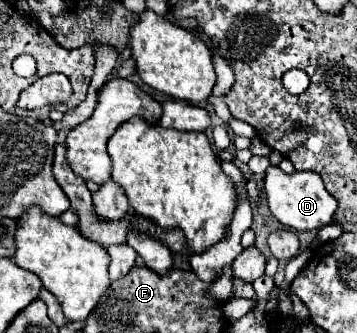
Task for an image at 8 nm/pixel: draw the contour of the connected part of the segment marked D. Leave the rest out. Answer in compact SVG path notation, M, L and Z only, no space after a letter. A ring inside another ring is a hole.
M270 165L264 173L264 193L268 199L270 213L286 227L292 227L296 231L314 231L318 227L324 227L332 221L334 209L338 207L338 201L324 189L322 179L316 173L304 171L304 173L284 173L280 167Z

